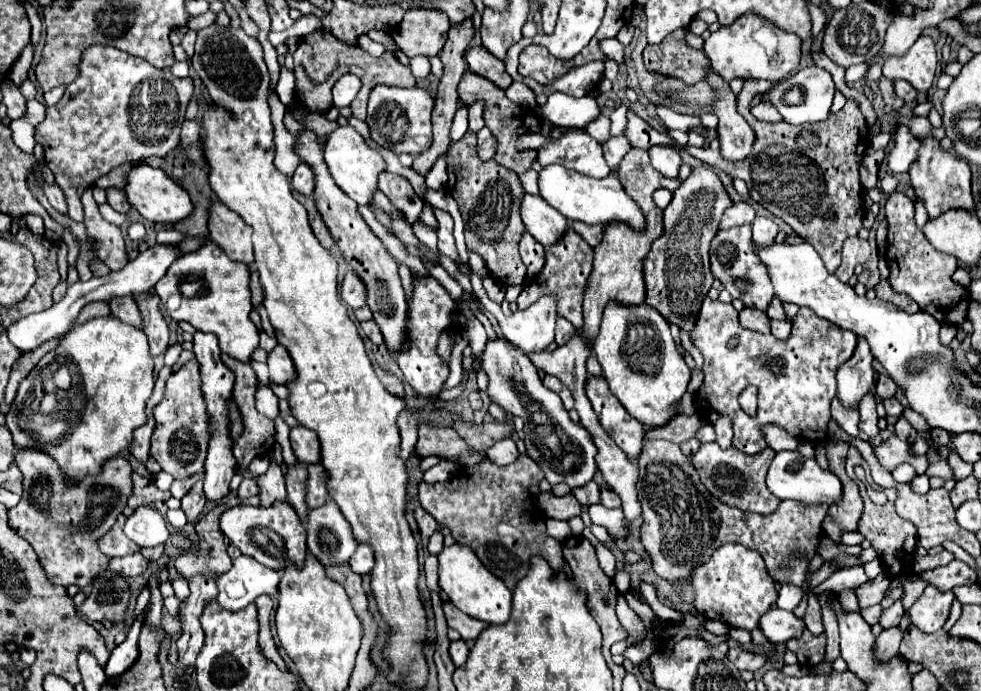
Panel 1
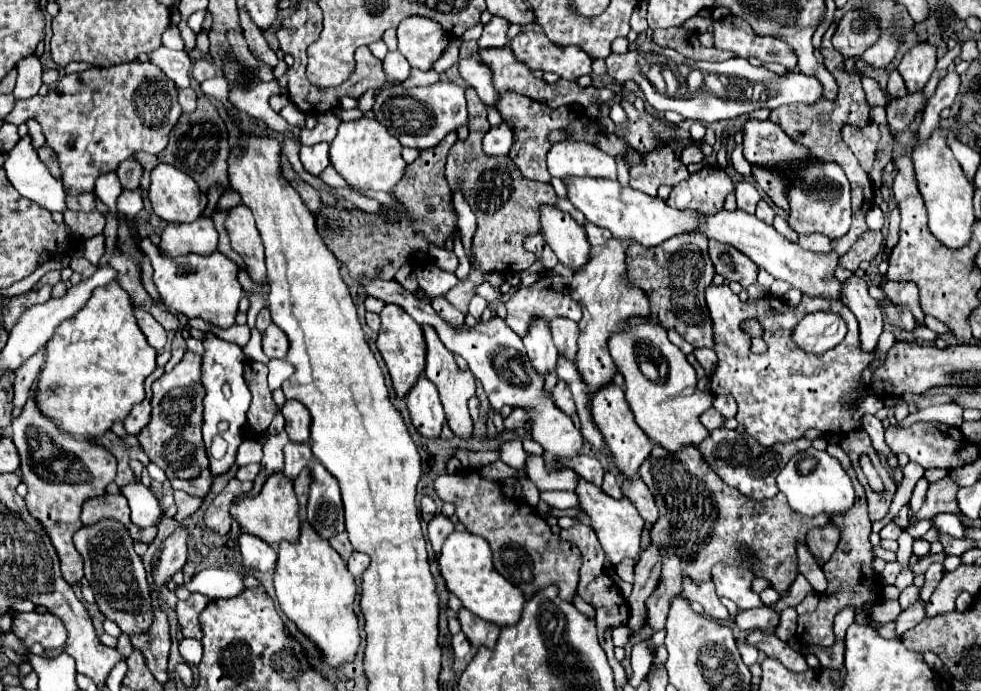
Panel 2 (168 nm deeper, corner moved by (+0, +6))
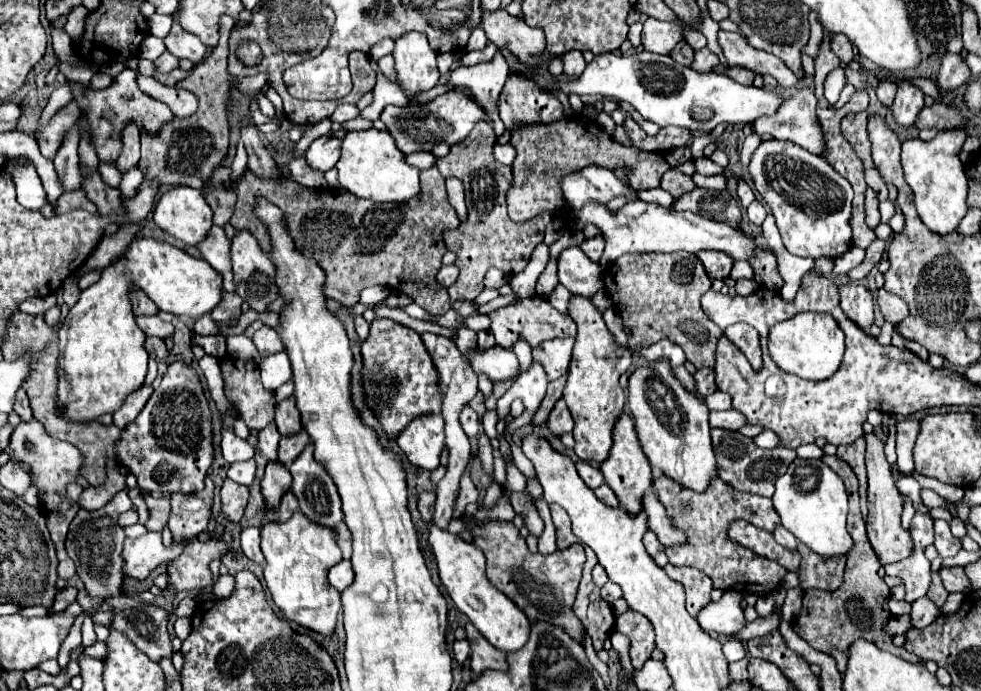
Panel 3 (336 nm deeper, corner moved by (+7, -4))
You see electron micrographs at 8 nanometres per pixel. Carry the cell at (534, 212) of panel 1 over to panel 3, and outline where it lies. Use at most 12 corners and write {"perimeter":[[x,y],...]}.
{"perimeter":[[579,247],[559,255],[559,283],[571,295],[603,289],[603,269]]}

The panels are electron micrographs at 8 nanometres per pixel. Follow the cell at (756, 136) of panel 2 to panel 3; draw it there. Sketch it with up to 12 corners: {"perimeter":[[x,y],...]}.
{"perimeter":[[763,141],[749,163],[797,257],[851,249],[853,187],[827,159]]}

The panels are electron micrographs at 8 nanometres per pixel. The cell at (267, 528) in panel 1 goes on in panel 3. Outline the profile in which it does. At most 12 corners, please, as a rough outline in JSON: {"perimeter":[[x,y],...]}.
{"perimeter":[[271,461],[261,479],[267,509],[279,505],[291,487],[291,473]]}

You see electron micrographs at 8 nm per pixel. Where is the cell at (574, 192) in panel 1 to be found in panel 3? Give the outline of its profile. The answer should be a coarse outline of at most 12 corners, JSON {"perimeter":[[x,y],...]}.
{"perimeter":[[589,203],[577,229],[603,231],[609,265],[625,253],[717,249],[749,261],[753,237],[691,211]]}

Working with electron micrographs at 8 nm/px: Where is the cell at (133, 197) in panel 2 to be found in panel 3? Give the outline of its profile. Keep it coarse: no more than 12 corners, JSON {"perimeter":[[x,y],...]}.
{"perimeter":[[131,167],[121,179],[121,193],[133,195],[143,173]]}

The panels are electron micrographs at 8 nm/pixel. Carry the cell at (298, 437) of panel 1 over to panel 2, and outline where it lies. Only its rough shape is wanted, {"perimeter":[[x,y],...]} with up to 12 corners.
{"perimeter":[[286,401],[282,415],[294,443],[310,441],[310,413]]}

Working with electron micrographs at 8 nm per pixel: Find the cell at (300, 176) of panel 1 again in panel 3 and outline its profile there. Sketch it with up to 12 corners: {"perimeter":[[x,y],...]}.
{"perimeter":[[331,133],[313,141],[307,163],[329,171],[341,157],[341,139]]}

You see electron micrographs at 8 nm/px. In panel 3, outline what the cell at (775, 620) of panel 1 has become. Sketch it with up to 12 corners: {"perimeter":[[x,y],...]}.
{"perimeter":[[725,591],[697,615],[703,631],[733,635],[745,625],[739,593]]}

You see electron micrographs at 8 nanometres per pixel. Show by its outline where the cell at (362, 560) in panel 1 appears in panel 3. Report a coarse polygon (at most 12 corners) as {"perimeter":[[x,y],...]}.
{"perimeter":[[339,561],[327,573],[337,591],[353,583],[351,561]]}

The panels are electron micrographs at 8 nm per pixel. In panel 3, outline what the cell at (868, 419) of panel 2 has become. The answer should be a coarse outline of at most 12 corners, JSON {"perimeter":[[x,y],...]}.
{"perimeter":[[867,437],[867,537],[889,565],[909,557],[903,499],[883,441]]}

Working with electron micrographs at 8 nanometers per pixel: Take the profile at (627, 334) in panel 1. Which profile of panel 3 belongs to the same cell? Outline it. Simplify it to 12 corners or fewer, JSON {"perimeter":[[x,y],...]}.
{"perimeter":[[671,365],[631,373],[651,465],[703,493],[717,477],[705,401]]}

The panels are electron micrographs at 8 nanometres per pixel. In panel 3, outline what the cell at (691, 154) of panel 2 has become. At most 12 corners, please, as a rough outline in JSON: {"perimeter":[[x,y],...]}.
{"perimeter":[[707,157],[697,159],[695,167],[701,175],[721,175],[721,165]]}

